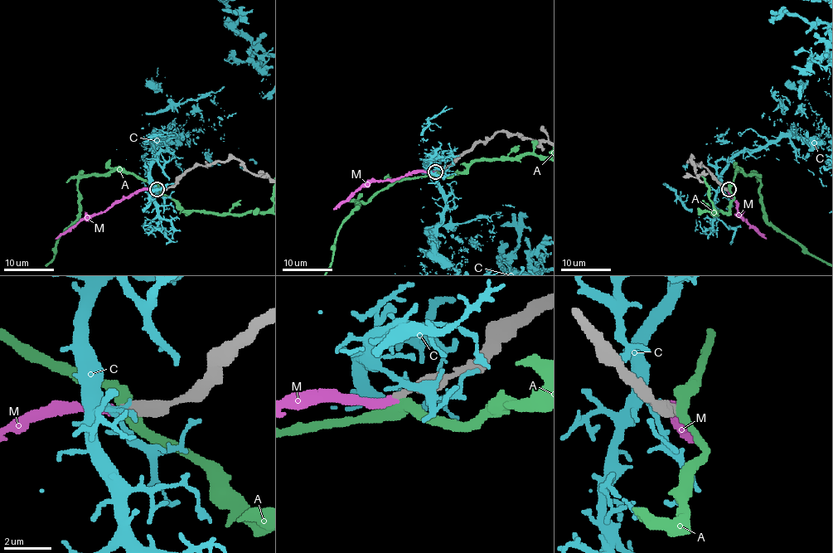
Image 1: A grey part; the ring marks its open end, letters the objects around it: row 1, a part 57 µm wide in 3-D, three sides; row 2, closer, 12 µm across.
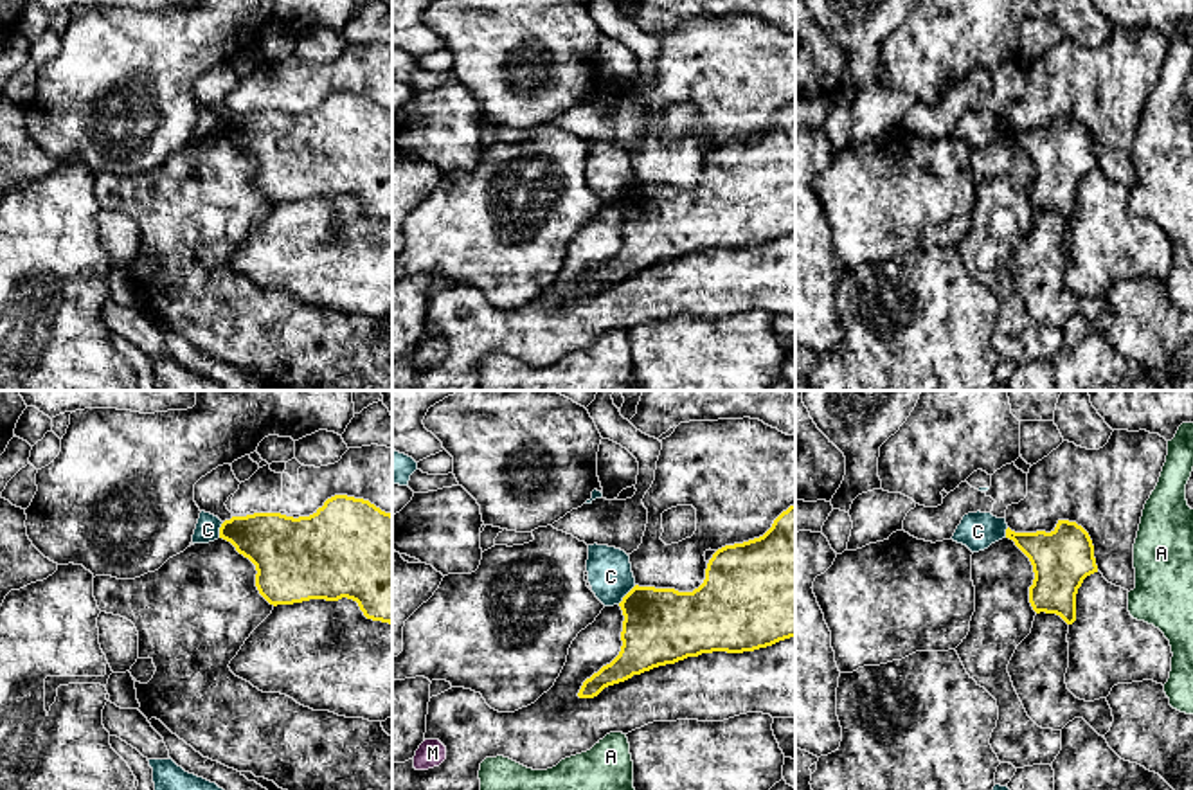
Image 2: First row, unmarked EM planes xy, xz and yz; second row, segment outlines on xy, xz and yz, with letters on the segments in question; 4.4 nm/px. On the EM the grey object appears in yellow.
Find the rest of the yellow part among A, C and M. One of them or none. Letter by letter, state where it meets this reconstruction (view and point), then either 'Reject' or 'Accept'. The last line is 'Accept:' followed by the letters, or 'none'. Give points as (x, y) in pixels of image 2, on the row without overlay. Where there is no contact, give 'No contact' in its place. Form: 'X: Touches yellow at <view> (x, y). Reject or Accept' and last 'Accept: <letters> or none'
A: No contact. Reject
C: Touches yellow at xz (627, 191). Reject
M: No contact. Accept
Accept: M

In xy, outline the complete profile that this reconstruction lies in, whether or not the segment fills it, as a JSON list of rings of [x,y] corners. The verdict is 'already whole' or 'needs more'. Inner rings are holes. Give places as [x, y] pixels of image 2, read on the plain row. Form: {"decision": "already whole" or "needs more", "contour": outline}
{"decision": "already whole", "contour": [[[335,92],[313,112],[299,115],[281,110],[232,113],[221,121],[220,135],[230,139],[239,151],[256,162],[256,184],[270,202],[347,194],[358,200],[367,216],[392,221],[392,112],[369,97]]]}

